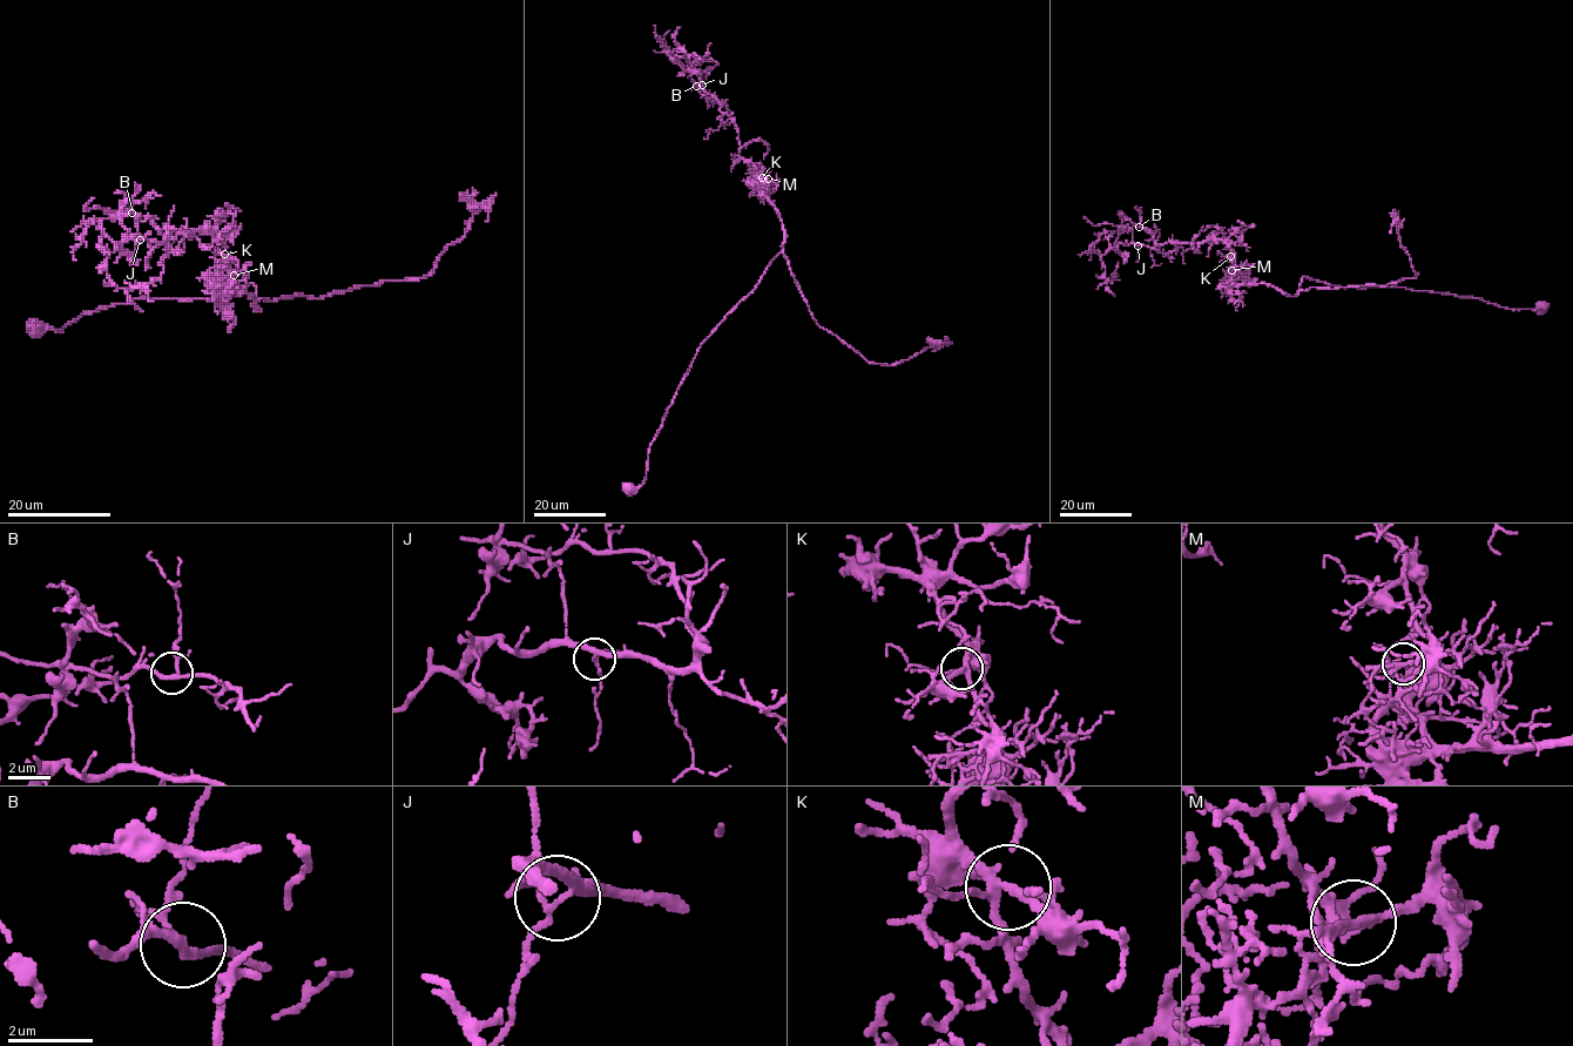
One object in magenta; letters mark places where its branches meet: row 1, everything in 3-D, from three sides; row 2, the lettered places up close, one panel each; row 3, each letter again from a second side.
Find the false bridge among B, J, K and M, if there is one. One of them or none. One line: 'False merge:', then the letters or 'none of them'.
False merge: M

